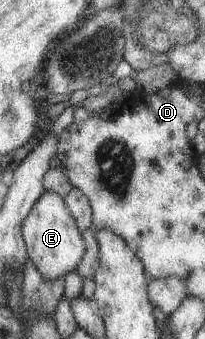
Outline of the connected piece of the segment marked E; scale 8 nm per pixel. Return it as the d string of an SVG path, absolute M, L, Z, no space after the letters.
M45 191L36 201L30 214L23 220L22 234L27 246L27 258L44 275L45 281L63 277L77 269L82 255L85 255L86 245L77 227L77 219L73 217L61 195L55 192Z

